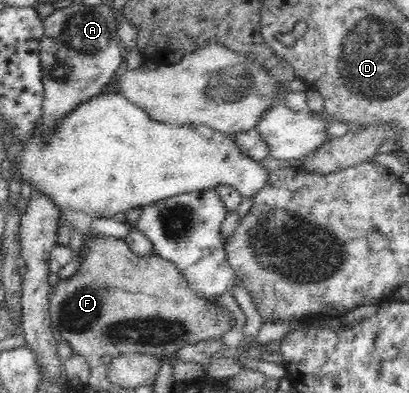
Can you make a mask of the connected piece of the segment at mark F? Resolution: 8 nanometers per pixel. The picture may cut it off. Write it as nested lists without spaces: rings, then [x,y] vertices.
[[[93,236],[82,244],[81,264],[73,276],[51,285],[52,328],[59,339],[69,342],[77,353],[87,357],[119,353],[151,353],[175,366],[179,362],[177,352],[185,344],[221,340],[236,325],[235,319],[223,307],[218,310],[210,302],[202,302],[188,287],[185,277],[170,261],[158,255],[140,256],[131,250],[124,238],[117,236]]]

